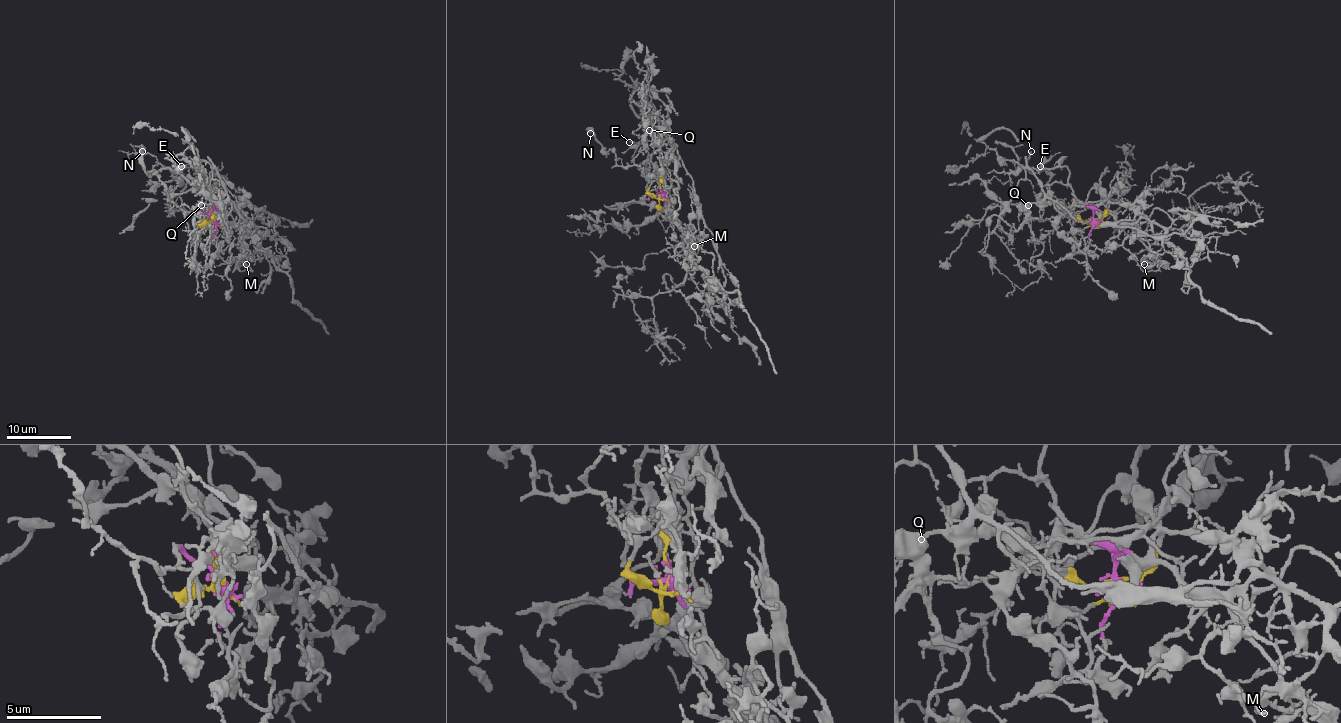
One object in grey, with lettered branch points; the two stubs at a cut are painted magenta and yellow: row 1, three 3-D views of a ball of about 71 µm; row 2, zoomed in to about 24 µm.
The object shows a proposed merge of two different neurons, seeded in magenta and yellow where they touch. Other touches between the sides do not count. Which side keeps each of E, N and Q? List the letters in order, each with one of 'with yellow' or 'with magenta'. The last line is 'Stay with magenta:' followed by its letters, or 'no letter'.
E: with magenta
N: with magenta
Q: with yellow
Stay with magenta: E, N

